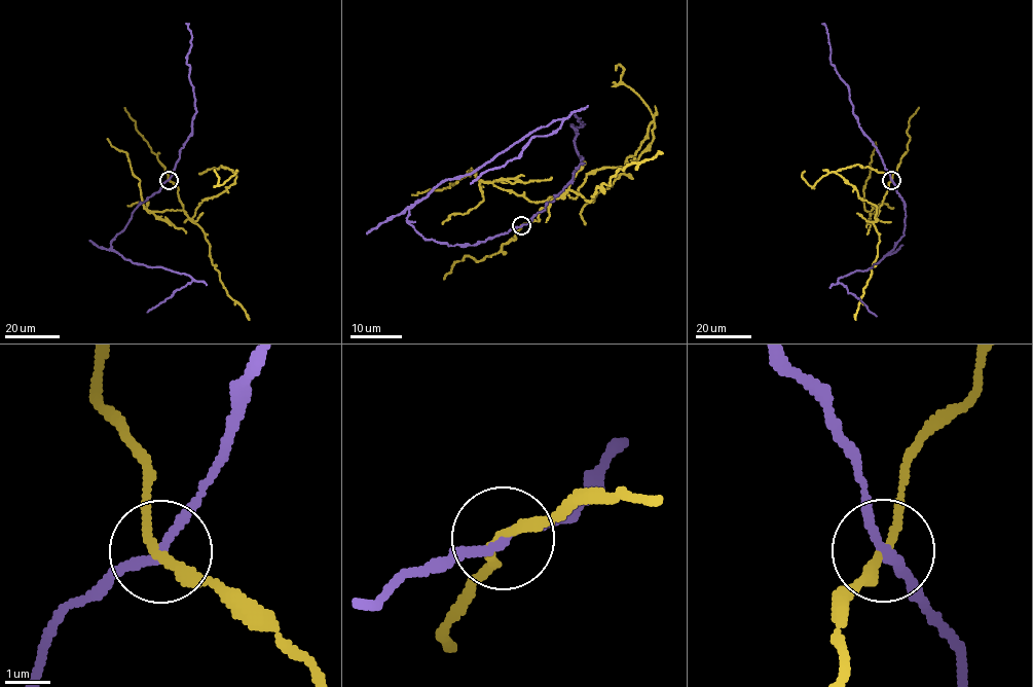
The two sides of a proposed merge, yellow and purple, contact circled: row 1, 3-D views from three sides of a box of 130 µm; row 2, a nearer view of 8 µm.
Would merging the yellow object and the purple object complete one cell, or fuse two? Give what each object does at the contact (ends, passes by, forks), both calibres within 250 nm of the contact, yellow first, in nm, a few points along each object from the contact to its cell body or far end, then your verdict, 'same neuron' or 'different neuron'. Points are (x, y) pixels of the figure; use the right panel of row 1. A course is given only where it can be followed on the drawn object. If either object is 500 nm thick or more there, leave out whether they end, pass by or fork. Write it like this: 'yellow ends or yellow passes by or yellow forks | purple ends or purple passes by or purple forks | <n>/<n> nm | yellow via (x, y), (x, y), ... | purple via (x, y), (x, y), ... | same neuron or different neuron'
yellow passes by | purple passes by | 200/190 nm | yellow via (891, 180), (875, 219), (877, 207), (862, 200), (855, 187), (832, 172), (858, 165), (878, 172), (888, 171) | purple via (891, 180), (904, 202), (904, 234), (892, 250), (868, 269), (856, 270), (838, 279), (847, 292), (876, 316) | different neuron

